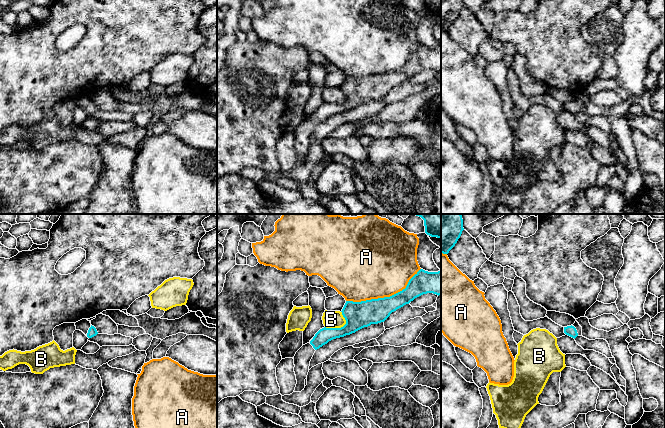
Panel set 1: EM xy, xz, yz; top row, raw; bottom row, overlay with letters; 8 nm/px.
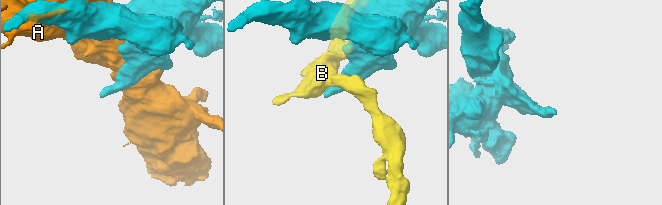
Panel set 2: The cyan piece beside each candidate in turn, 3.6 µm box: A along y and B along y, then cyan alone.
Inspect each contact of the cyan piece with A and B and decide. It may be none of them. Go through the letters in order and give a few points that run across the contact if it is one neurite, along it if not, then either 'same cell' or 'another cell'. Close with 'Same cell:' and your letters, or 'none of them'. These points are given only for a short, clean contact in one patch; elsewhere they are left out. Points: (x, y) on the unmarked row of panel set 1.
A: another cell
B: line xz (342, 88), (345, 94), (345, 99), (342, 102), (325, 103); another cell
Same cell: none of them

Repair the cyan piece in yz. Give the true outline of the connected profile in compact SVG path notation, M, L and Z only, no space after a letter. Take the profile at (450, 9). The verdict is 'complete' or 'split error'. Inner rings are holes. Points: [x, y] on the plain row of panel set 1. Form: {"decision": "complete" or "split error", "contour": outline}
{"decision": "complete", "contour": "M441 0L441 29L449 29L457 19L463 6L463 0Z"}

